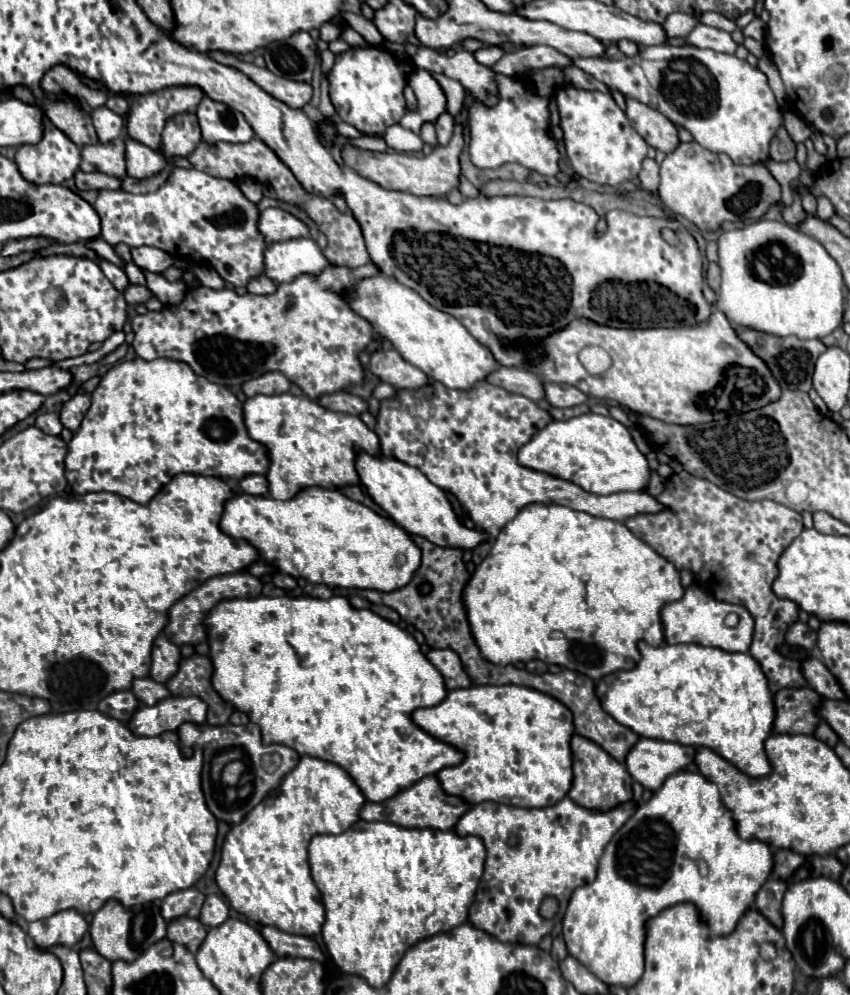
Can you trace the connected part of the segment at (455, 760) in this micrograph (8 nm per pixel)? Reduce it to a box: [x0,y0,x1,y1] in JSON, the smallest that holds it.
[204,596,464,802]

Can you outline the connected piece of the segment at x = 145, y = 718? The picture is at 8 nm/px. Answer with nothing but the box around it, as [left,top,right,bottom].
[128,696,206,736]

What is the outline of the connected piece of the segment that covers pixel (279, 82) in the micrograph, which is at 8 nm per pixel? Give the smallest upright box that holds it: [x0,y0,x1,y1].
[210,52,312,108]

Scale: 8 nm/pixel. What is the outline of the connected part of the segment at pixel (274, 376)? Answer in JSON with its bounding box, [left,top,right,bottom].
[242,372,290,398]

